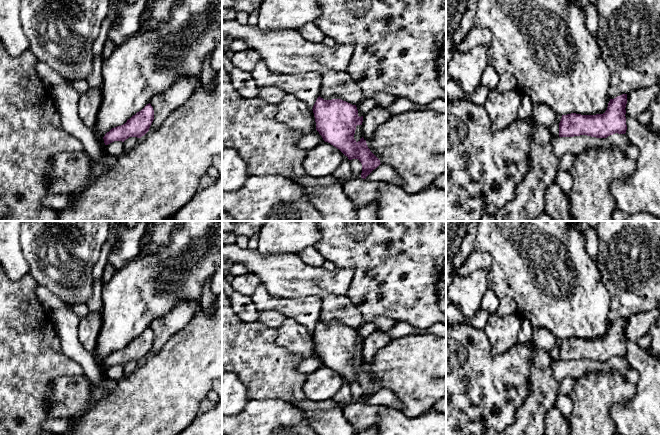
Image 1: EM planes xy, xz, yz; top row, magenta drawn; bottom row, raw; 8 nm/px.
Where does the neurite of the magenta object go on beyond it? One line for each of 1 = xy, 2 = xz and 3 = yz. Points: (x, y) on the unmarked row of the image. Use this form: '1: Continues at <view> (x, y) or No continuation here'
1: No continuation here
2: No continuation here
3: No continuation here

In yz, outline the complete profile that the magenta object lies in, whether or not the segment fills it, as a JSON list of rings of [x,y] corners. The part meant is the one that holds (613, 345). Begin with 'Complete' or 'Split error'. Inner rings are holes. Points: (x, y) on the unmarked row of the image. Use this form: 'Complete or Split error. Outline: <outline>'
Complete. Outline: [[[627,318],[610,323],[603,338],[581,339],[571,337],[562,339],[559,347],[559,361],[587,359],[596,362],[607,362],[615,357],[625,358]]]

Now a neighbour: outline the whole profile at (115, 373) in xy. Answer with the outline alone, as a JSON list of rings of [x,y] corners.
[[[114,365],[114,366],[106,369],[106,376],[111,381],[112,384],[115,382],[118,382],[125,376],[123,366]]]

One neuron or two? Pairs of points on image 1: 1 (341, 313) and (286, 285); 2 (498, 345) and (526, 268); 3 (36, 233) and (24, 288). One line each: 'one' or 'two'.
1: two
2: two
3: two

